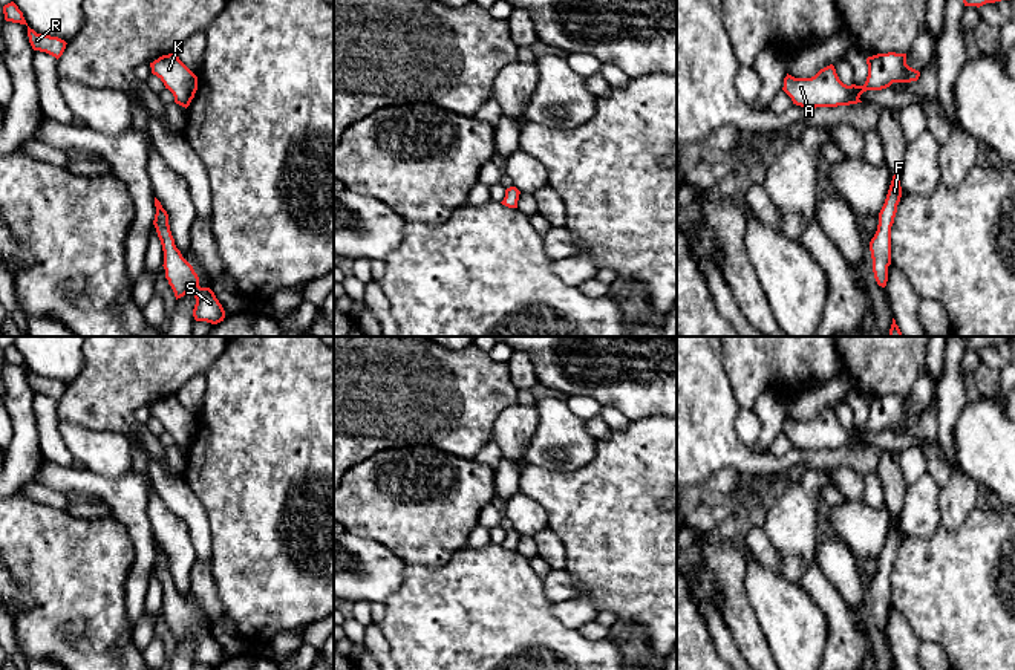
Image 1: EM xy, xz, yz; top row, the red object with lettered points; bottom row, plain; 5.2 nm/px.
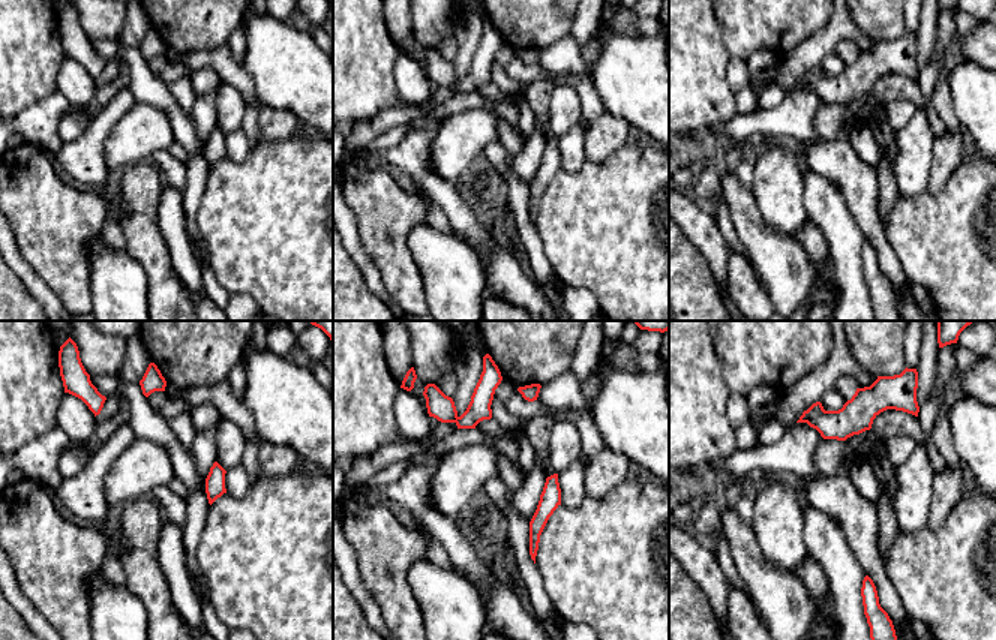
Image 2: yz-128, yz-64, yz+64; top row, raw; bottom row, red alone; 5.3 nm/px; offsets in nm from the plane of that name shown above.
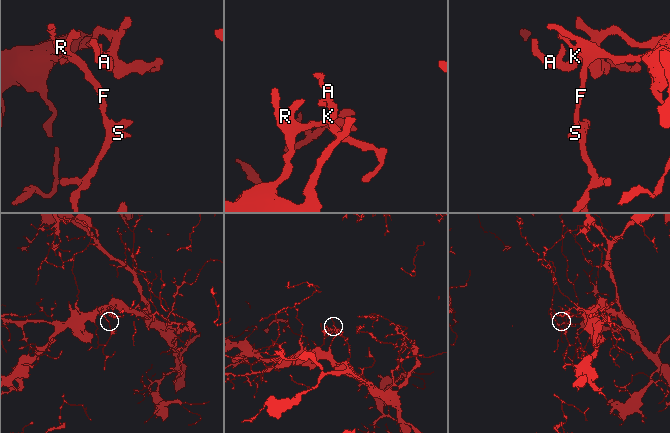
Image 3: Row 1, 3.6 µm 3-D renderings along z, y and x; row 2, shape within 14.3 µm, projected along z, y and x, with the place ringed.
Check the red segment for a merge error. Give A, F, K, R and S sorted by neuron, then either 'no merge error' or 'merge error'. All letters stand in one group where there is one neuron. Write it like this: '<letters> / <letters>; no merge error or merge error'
A F K R / S; merge error

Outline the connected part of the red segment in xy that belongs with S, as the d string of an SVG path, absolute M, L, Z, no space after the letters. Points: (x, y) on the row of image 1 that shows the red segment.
M168 246L164 251L164 269L176 300L185 294L191 294L196 298L193 309L196 321L207 321L211 324L224 321L225 311L214 292L210 288L199 286L197 274L176 246Z

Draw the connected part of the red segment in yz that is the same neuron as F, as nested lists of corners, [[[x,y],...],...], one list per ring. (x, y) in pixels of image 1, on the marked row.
[[[900,173],[893,176],[885,203],[879,213],[879,225],[870,246],[879,246],[891,257],[891,226],[897,213],[897,205],[902,197]]]

